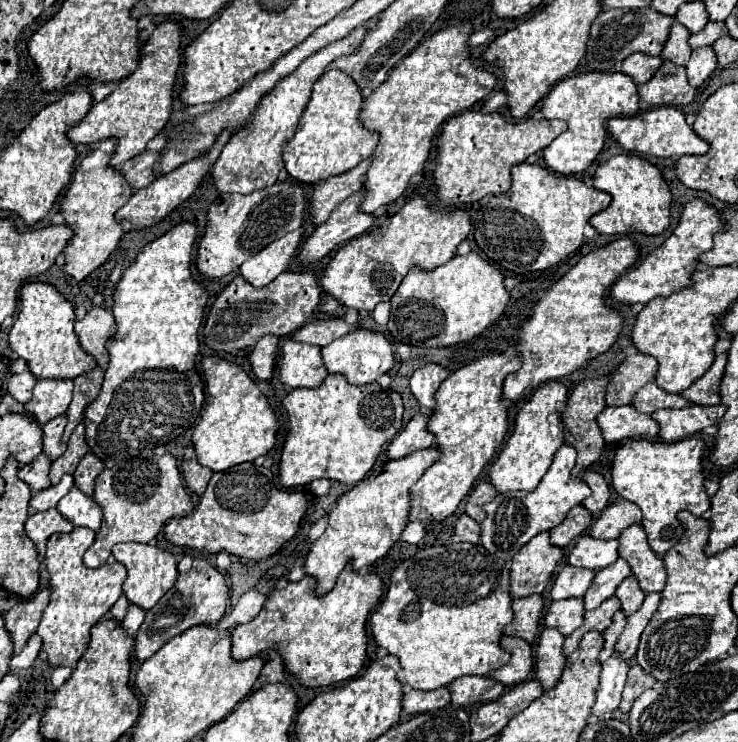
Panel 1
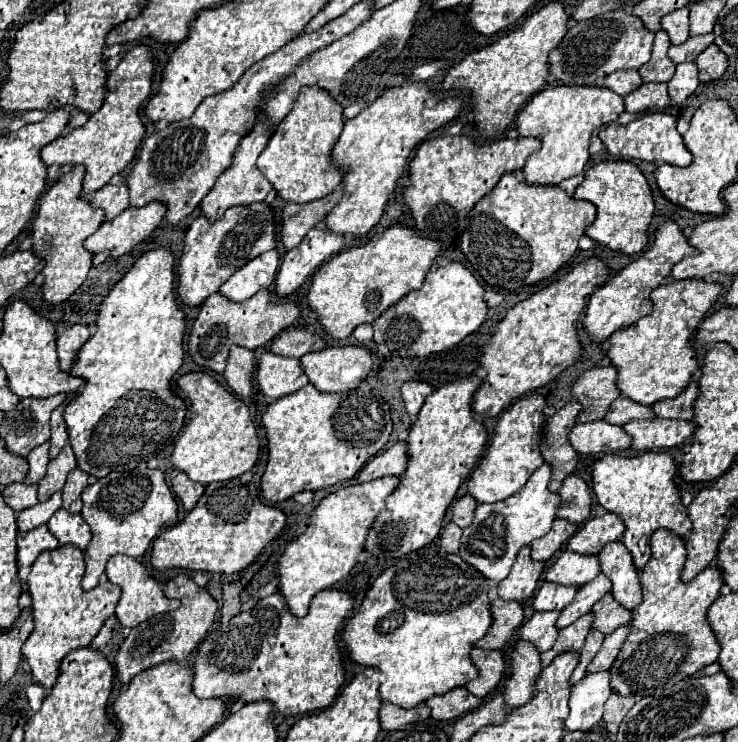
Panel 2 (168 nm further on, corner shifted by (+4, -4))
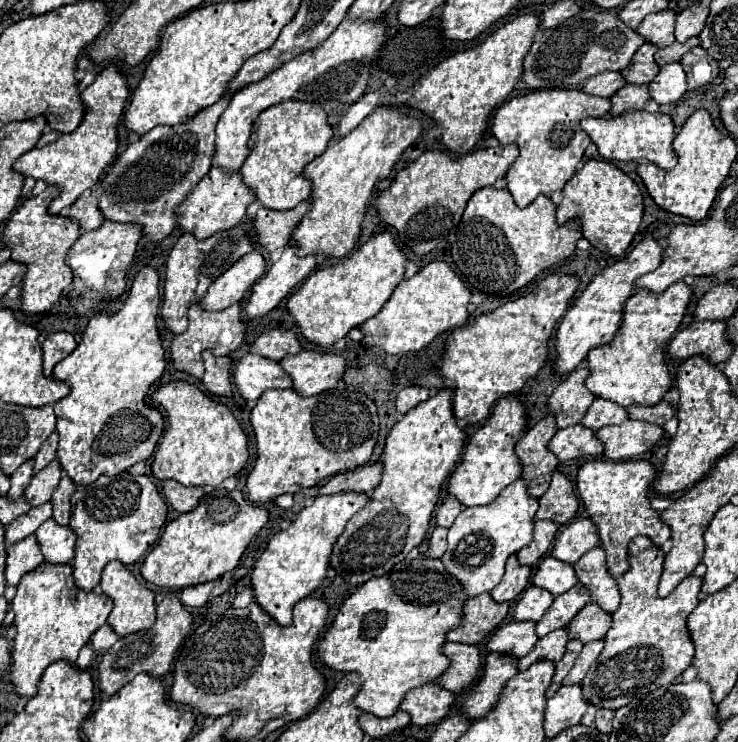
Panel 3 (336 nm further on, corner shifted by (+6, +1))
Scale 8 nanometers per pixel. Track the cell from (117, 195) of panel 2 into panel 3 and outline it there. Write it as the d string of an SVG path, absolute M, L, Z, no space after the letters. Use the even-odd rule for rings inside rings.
M84 192L72 206L68 212L72 218L78 218L80 226L84 230L94 230L96 226L100 226L104 222L104 214L102 210L98 210L98 198L92 192Z

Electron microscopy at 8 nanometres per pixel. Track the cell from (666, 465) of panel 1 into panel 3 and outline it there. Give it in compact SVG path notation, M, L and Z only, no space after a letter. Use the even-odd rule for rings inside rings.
M596 458L586 462L578 470L576 488L582 504L586 506L588 516L596 522L602 546L608 554L608 570L618 578L630 568L630 554L628 544L634 536L648 536L658 546L670 540L670 526L660 522L660 512L650 506L650 490L656 480L656 468L650 460L608 460Z

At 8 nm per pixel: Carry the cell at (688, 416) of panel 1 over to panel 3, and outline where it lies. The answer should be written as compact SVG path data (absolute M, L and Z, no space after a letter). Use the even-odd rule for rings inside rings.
M628 420L616 426L604 426L596 432L604 442L604 456L610 460L630 460L644 452L650 452L658 440L664 436L664 430L658 424Z

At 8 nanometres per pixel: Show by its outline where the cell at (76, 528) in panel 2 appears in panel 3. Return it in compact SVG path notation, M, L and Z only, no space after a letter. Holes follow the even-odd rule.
M50 518L44 524L40 524L40 528L36 530L36 538L40 542L46 562L52 564L72 562L78 538L70 526L60 526L54 518Z

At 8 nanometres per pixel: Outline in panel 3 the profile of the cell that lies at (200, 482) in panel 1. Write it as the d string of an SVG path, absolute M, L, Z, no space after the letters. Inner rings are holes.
M166 480L164 482L164 496L176 512L194 510L198 500L202 498L202 494L204 494L204 490L196 488L196 486L182 486L176 480Z

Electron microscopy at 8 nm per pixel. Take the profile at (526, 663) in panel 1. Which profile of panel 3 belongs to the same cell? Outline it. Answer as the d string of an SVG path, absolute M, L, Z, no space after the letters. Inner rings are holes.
M446 642L444 654L452 658L452 666L448 668L448 672L444 672L444 678L438 680L440 686L458 694L466 692L476 682L482 668L482 656L478 646Z

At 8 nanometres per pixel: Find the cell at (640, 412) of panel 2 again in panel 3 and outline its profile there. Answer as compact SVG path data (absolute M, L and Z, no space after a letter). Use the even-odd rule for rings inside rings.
M596 398L594 404L590 406L588 414L584 416L584 420L580 424L592 428L592 430L600 430L602 426L608 424L620 424L628 420L628 412L624 406L618 406L612 400L604 400L604 398Z

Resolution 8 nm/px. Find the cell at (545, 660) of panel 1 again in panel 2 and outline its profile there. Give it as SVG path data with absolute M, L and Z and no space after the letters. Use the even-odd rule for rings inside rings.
M518 641L510 653L510 675L502 685L506 707L516 709L534 695L534 679L542 671L540 653L532 643Z

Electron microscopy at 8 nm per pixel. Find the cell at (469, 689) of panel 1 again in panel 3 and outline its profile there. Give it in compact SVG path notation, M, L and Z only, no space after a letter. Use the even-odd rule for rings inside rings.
M424 684L416 690L410 690L400 708L412 716L412 724L426 726L442 722L442 718L452 712L454 704L456 694L448 692L440 684Z

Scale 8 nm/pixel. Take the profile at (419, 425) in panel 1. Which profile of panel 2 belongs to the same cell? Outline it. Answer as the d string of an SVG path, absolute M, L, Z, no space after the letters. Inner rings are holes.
M398 441L396 445L392 445L388 451L374 455L366 467L358 473L358 481L366 483L366 481L374 481L380 477L400 477L402 471L406 469L406 443Z

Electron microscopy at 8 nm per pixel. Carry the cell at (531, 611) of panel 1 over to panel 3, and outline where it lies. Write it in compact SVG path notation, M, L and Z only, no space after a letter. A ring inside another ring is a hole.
M488 592L468 598L464 602L464 626L448 632L450 642L480 644L494 632L508 616L508 602L496 602Z

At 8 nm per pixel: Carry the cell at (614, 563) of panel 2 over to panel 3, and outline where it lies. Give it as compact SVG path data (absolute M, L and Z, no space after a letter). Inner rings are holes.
M602 546L592 548L574 564L574 568L578 580L590 588L592 602L598 602L606 612L616 612L622 596L618 590L618 580L608 572L606 550Z

